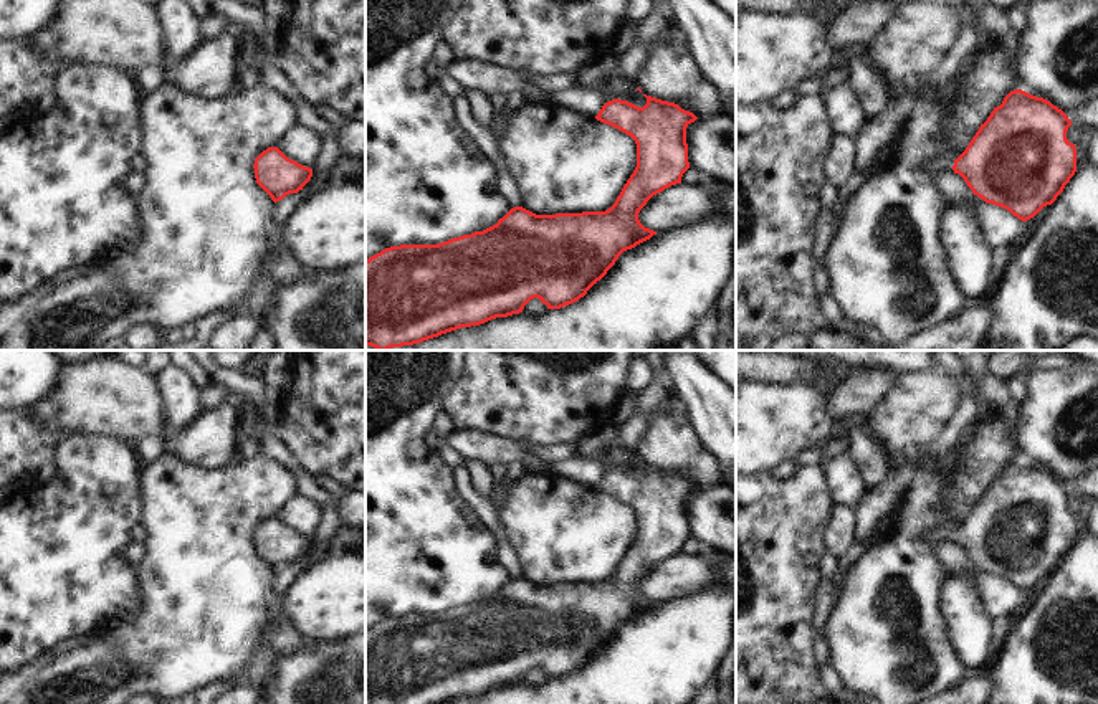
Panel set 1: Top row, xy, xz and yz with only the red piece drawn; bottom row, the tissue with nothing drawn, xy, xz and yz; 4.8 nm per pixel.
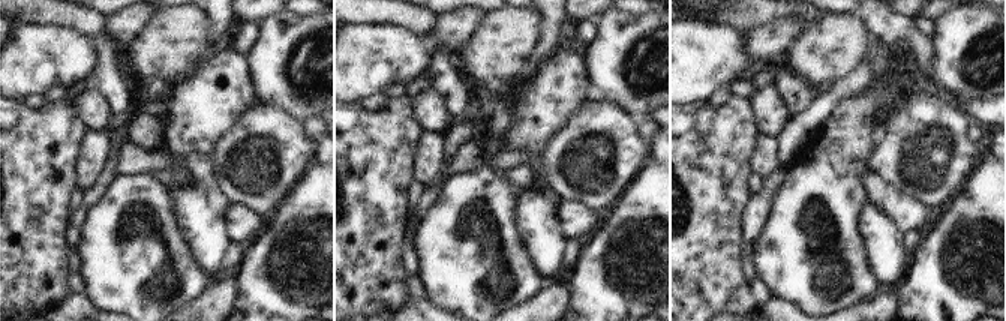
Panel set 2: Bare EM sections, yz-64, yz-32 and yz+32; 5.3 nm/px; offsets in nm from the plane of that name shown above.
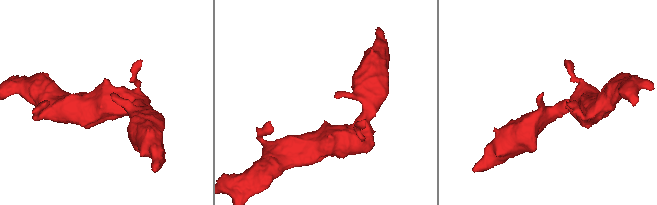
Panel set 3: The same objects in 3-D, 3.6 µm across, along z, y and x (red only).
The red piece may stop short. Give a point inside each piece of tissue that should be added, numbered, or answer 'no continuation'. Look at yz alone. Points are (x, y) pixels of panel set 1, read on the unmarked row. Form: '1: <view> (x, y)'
1: yz (945, 534)

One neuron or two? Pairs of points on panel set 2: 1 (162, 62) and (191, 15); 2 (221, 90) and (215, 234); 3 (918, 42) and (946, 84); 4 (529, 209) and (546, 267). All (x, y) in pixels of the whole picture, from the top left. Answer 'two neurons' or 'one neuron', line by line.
1: one neuron
2: one neuron
3: two neurons
4: one neuron

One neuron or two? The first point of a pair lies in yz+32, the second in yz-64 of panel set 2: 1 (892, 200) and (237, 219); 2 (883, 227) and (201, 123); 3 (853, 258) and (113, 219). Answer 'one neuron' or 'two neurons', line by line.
1: one neuron
2: one neuron
3: one neuron

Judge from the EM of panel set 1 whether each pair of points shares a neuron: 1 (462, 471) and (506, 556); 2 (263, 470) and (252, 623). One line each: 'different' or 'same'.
1: same
2: same

